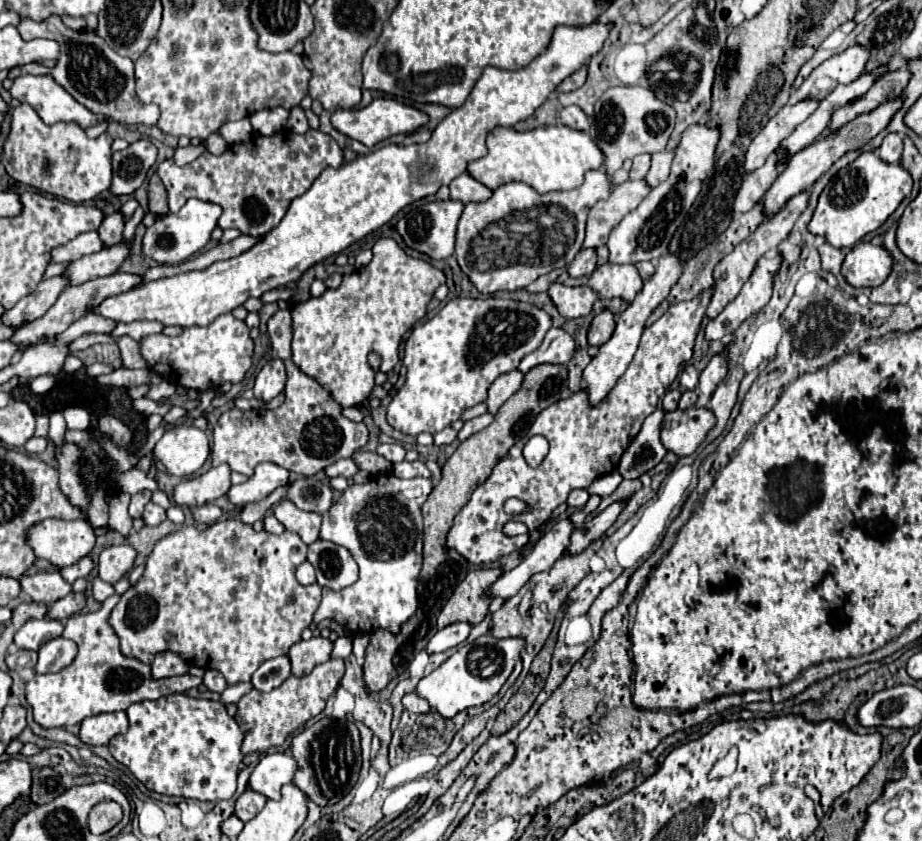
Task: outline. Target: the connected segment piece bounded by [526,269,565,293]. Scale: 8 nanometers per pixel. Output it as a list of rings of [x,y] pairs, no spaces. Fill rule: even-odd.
[[[556,269],[547,275],[540,276],[534,282],[532,282],[532,284],[530,284],[526,290],[530,290],[531,293],[548,291],[550,285],[557,280],[564,270],[565,269]]]

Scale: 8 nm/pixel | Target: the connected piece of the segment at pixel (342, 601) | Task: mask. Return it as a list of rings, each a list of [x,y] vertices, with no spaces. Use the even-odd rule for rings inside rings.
[[[378,474],[366,484],[348,486],[342,496],[332,504],[332,508],[322,514],[324,520],[320,538],[348,548],[348,552],[360,566],[360,578],[352,586],[342,588],[338,592],[323,587],[322,602],[314,614],[314,623],[318,624],[324,618],[332,618],[352,634],[374,632],[380,628],[394,634],[416,612],[419,605],[416,586],[422,568],[422,504],[426,502],[430,490],[432,482],[428,478],[402,480],[394,474]]]

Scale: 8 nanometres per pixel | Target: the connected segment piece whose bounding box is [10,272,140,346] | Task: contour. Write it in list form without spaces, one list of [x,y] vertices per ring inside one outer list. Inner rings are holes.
[[[110,274],[110,276],[104,276],[104,278],[96,278],[96,280],[90,280],[86,284],[80,284],[80,286],[68,286],[62,290],[62,294],[58,296],[56,304],[40,318],[20,326],[14,330],[10,342],[14,344],[20,344],[20,346],[28,346],[28,344],[36,344],[40,342],[42,338],[54,338],[58,336],[60,332],[64,332],[74,320],[80,320],[88,310],[92,310],[96,304],[100,304],[102,300],[106,300],[108,296],[116,296],[116,294],[122,294],[122,292],[128,292],[132,290],[134,286],[138,286],[140,282],[140,276],[134,276],[134,274]]]

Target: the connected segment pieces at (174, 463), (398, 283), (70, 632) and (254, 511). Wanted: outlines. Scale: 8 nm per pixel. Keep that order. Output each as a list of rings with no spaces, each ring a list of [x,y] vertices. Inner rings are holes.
[[[194,424],[168,428],[154,446],[154,456],[174,476],[190,476],[202,468],[210,454],[208,436]]]
[[[380,238],[372,248],[372,260],[352,274],[344,274],[340,288],[326,290],[320,298],[310,298],[292,306],[292,358],[306,372],[314,376],[318,384],[342,406],[358,406],[374,388],[374,370],[368,366],[368,354],[378,352],[382,356],[382,372],[390,372],[398,362],[398,346],[402,336],[426,316],[426,306],[434,296],[434,290],[446,282],[442,270],[434,268],[422,258],[408,256],[392,238]]]
[[[114,594],[104,600],[104,606],[92,614],[76,614],[70,616],[64,624],[64,638],[70,638],[78,644],[76,660],[56,674],[34,676],[26,684],[26,700],[32,706],[34,722],[42,728],[60,728],[80,724],[88,716],[126,710],[134,702],[142,700],[158,700],[164,694],[184,692],[188,688],[197,688],[202,684],[202,678],[196,676],[182,676],[182,678],[168,678],[168,680],[152,680],[150,666],[138,660],[130,660],[122,656],[118,648],[118,636],[110,632],[108,616],[112,608],[118,604],[120,594]]]
[[[290,484],[280,486],[280,488],[276,488],[270,496],[266,496],[264,500],[260,500],[260,502],[252,502],[252,504],[244,506],[244,510],[240,512],[240,520],[242,520],[242,522],[246,522],[246,524],[254,524],[256,520],[264,518],[264,516],[266,516],[266,512],[268,512],[276,502],[280,502],[280,500],[286,496],[288,488],[290,488]]]

